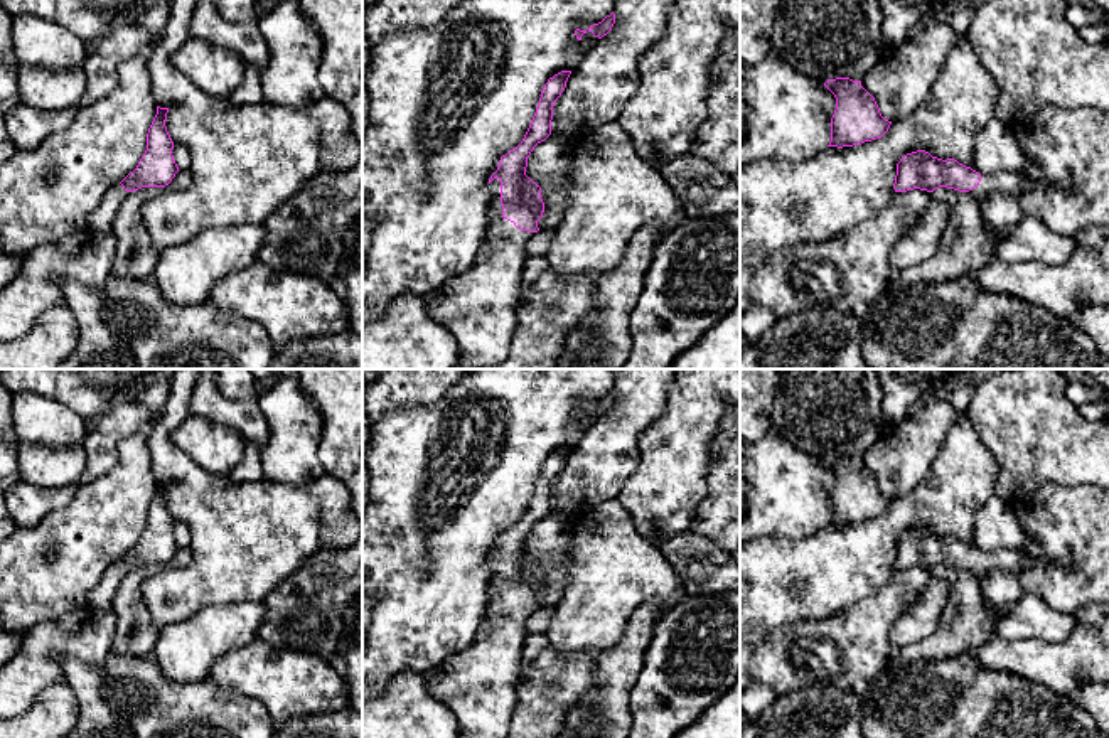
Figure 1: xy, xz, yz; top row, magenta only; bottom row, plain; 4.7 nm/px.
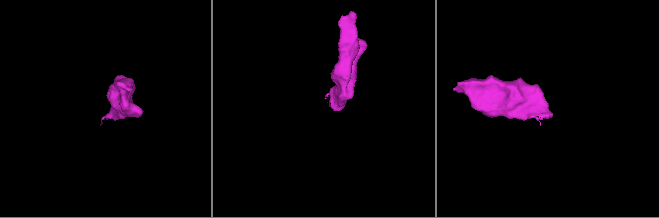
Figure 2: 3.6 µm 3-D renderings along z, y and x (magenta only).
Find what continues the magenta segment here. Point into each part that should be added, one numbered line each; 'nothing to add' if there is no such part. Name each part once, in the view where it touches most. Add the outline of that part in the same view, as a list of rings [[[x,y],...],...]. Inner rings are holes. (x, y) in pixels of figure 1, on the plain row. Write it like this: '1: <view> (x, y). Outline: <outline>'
1: xz (479, 684). Outline: [[[501,558],[490,559],[489,607],[474,644],[425,672],[426,693],[452,709],[457,718],[455,738],[504,738],[516,706],[516,679],[528,639],[526,620],[534,610],[521,608],[502,595]]]

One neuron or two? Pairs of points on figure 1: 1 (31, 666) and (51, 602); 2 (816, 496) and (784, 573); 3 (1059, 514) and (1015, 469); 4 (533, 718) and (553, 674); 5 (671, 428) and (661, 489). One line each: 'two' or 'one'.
1: two
2: two
3: two
4: one
5: one

